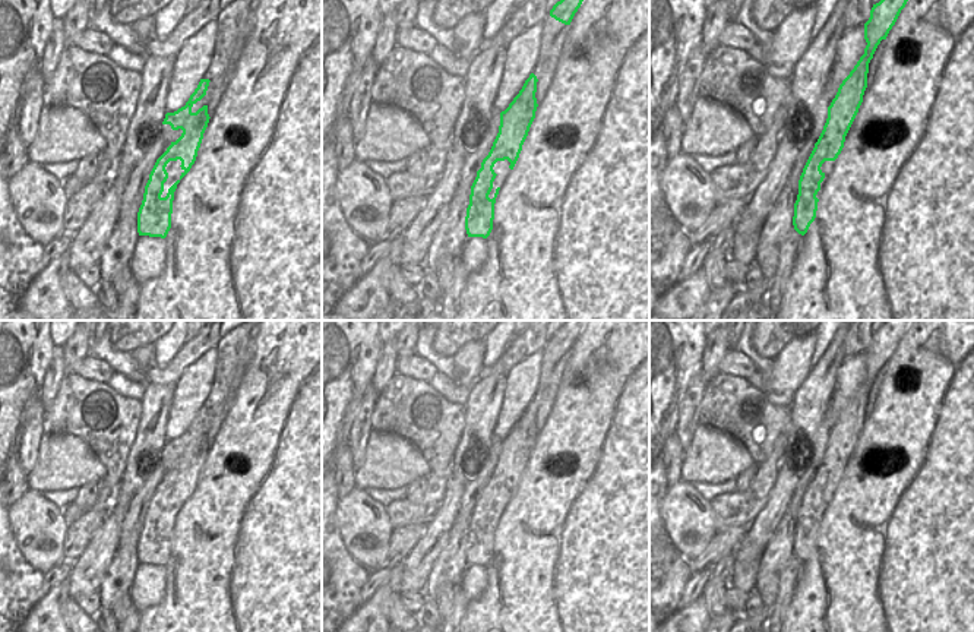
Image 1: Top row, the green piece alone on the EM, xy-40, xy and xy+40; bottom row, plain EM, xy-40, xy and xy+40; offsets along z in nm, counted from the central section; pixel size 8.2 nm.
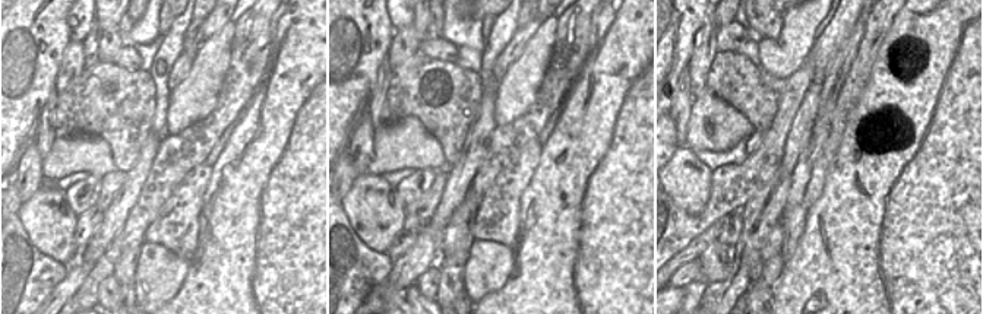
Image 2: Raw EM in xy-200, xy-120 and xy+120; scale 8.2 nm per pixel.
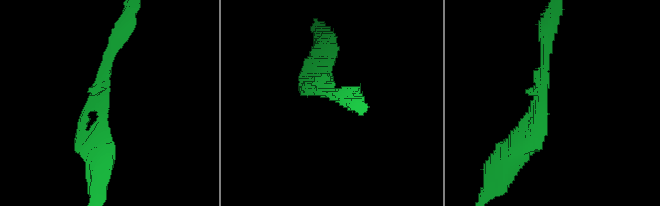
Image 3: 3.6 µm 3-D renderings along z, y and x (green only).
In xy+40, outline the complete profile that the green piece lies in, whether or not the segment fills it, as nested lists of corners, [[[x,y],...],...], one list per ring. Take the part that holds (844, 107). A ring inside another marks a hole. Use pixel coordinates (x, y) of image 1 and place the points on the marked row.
[[[880,0],[873,4],[864,23],[864,54],[850,75],[842,80],[835,98],[828,107],[828,118],[799,180],[799,195],[794,203],[793,225],[804,236],[816,218],[818,192],[825,178],[820,170],[825,161],[835,161],[841,154],[845,136],[863,102],[867,88],[869,63],[882,40],[886,40],[901,10],[908,0]]]

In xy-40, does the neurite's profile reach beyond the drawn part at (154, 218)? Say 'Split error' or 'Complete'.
Complete.

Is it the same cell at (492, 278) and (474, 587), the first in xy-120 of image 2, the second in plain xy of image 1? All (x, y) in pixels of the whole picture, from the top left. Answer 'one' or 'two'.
one

